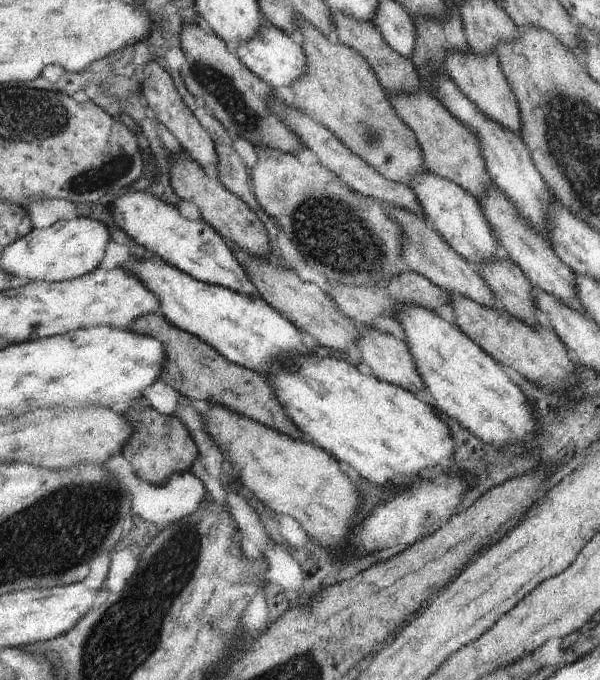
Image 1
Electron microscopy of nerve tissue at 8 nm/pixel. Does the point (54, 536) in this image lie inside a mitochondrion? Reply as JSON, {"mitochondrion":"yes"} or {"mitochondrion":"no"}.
{"mitochondrion":"yes"}

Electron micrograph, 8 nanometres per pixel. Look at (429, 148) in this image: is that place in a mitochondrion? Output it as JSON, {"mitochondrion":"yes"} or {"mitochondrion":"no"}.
{"mitochondrion":"no"}

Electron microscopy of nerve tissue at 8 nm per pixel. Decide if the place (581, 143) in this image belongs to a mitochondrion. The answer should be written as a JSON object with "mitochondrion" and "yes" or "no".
{"mitochondrion":"yes"}

